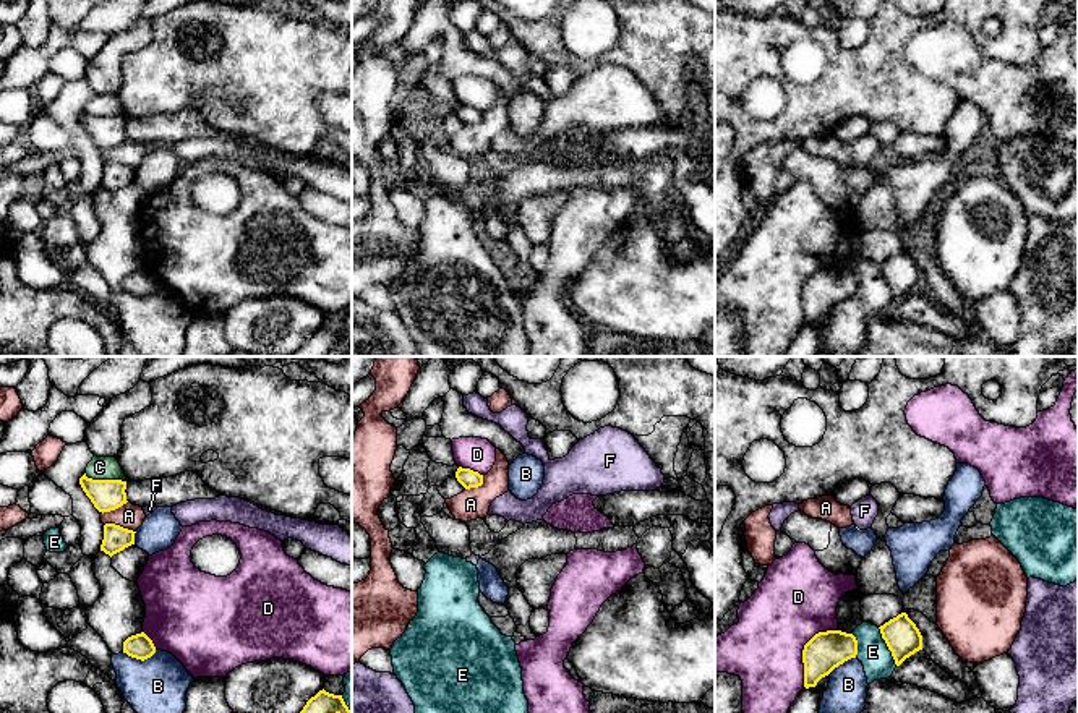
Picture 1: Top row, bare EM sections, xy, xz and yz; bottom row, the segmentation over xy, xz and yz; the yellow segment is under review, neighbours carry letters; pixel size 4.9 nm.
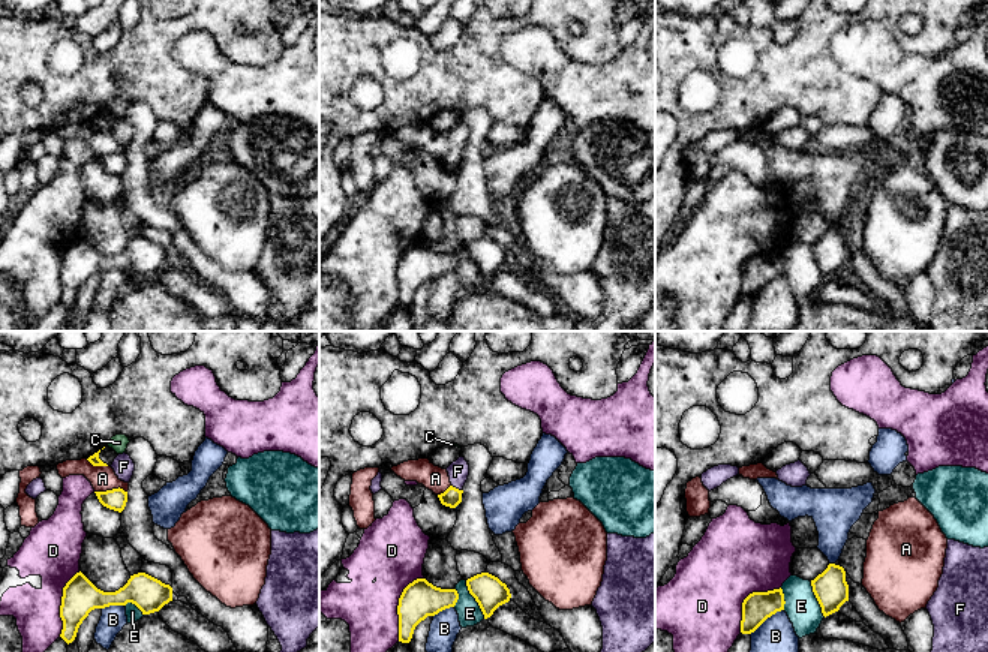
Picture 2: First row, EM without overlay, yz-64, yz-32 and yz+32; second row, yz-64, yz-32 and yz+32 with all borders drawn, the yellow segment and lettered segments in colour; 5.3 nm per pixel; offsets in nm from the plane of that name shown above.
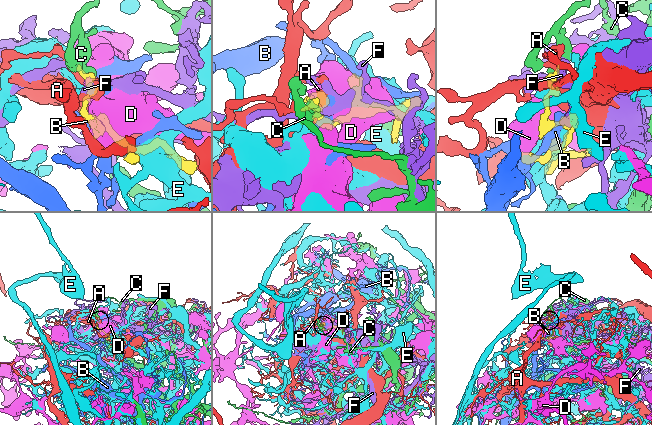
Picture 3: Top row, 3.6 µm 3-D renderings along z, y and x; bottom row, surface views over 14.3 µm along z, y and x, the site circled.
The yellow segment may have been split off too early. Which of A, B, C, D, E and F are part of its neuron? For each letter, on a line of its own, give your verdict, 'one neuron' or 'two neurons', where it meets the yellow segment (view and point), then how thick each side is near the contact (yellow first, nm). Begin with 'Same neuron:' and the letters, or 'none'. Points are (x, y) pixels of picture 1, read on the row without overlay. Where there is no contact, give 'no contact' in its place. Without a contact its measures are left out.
Same neuron: F
A: two neurons; meets yellow in xy at (119, 162); 130 nm thick on the yellow side, 120 nm on the other
B: two neurons; meets yellow in xy at (140, 295); 120 nm thick on the yellow side, 300 nm on the other
C: two neurons; meets yellow in xy at (104, 117); 160 nm thick on the yellow side, 110 nm on the other
D: two neurons; meets yellow in yz at (804, 286); 190 nm thick on the yellow side, 380 nm on the other
E: two neurons; meets yellow in yz at (887, 282); 180 nm thick on the yellow side, 160 nm on the other
F: one neuron; no contact

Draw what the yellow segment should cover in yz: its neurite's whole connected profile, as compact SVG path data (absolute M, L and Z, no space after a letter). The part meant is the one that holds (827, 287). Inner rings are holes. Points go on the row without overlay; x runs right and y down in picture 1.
M841 267L815 271L802 287L804 324L815 324L822 314L856 292L858 277L853 271Z

